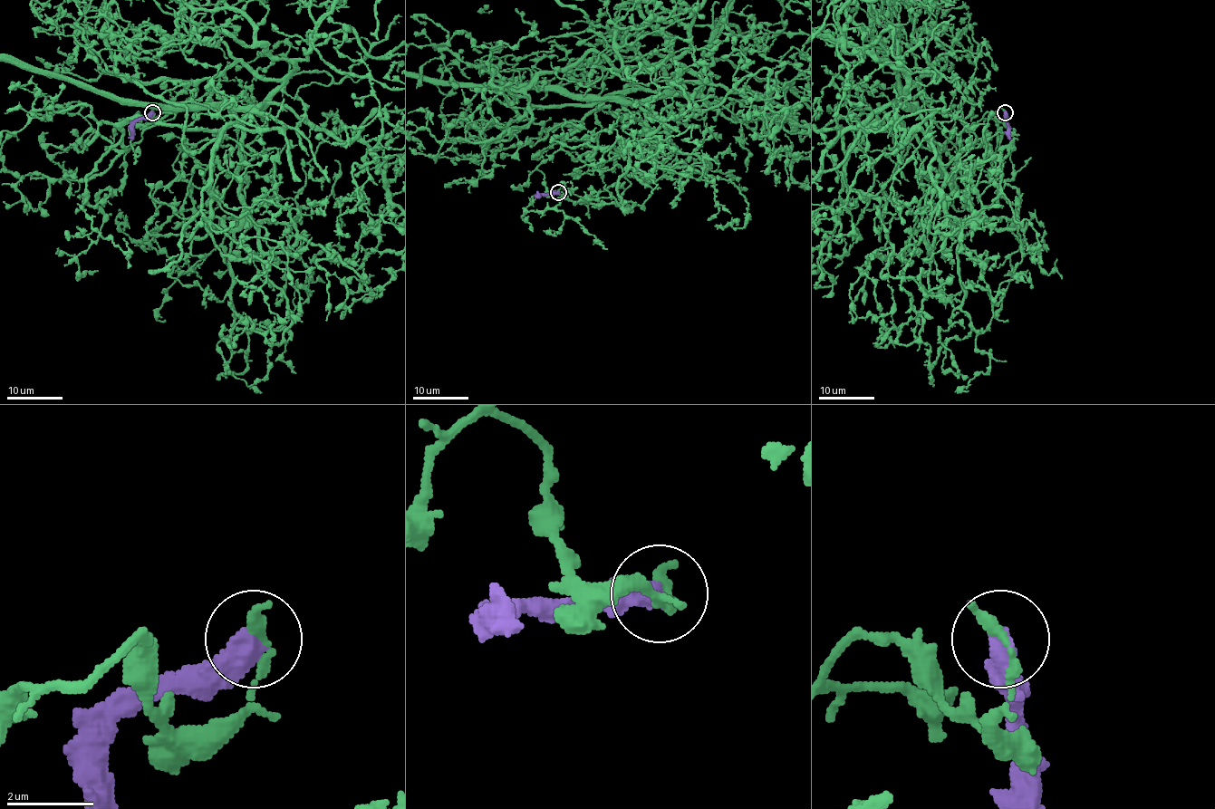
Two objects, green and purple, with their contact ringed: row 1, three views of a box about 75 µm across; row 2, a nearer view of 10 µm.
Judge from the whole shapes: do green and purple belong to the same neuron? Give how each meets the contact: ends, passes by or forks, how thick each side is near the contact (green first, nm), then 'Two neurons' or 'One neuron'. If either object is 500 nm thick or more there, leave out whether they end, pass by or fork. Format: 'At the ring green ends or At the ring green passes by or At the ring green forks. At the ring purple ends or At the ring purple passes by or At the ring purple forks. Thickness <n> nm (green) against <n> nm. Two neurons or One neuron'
Thickness 320 nm (green) against 550 nm. Two neurons

